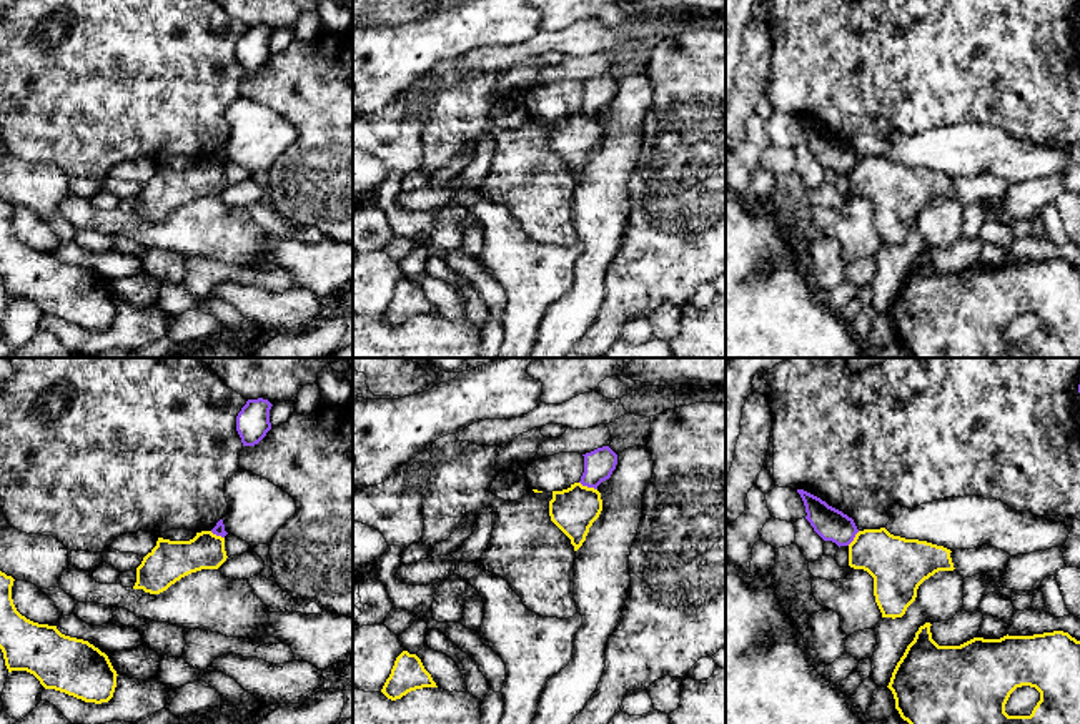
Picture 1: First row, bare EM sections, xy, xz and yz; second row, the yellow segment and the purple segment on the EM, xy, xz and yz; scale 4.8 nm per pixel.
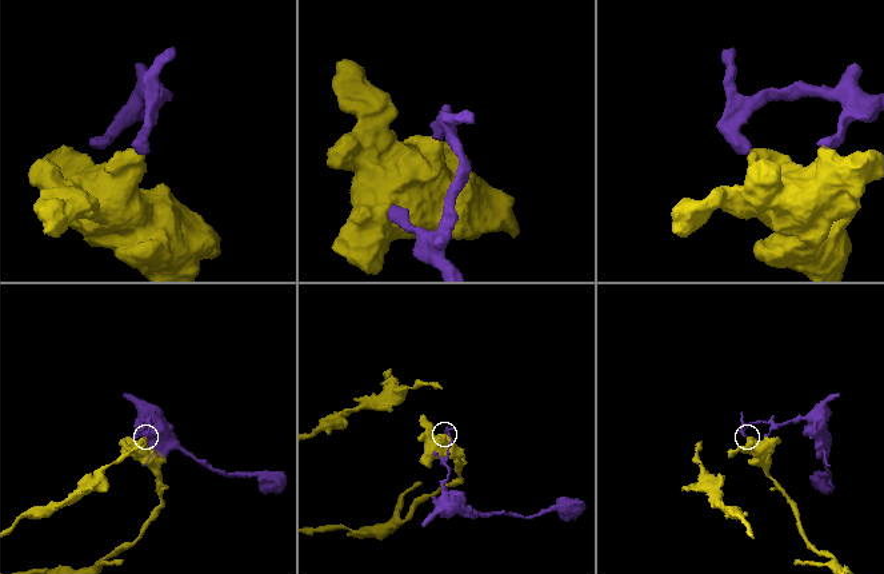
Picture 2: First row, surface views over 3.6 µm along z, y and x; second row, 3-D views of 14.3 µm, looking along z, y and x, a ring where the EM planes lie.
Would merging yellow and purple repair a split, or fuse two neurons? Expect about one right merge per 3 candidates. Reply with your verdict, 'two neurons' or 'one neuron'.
two neurons

